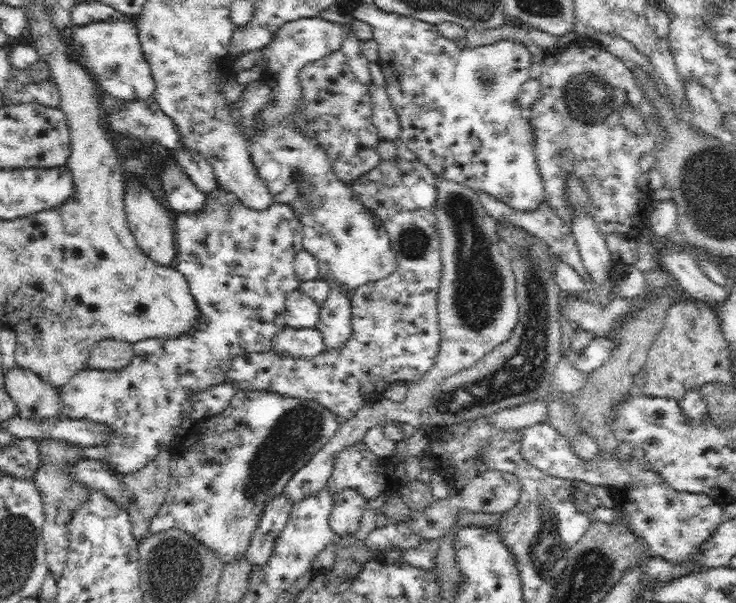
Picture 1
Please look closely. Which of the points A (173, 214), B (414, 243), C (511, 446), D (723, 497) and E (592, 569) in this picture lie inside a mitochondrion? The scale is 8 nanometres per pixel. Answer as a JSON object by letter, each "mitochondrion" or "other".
{"A":"other","B":"mitochondrion","C":"other","D":"other","E":"mitochondrion"}

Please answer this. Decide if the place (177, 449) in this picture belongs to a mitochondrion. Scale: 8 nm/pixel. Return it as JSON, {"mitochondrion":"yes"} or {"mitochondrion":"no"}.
{"mitochondrion":"no"}

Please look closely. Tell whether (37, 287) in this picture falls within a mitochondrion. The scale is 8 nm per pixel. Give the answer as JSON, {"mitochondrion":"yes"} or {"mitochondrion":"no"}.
{"mitochondrion":"no"}

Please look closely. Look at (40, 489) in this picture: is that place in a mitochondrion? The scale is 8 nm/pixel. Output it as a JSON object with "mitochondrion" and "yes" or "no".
{"mitochondrion":"no"}

